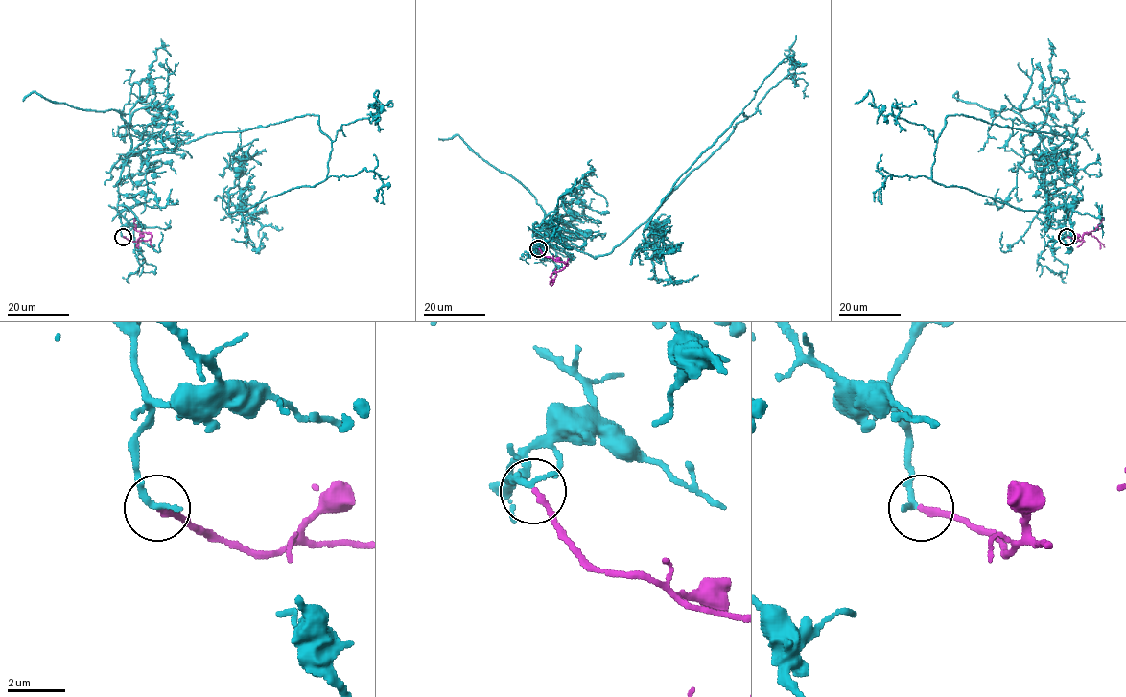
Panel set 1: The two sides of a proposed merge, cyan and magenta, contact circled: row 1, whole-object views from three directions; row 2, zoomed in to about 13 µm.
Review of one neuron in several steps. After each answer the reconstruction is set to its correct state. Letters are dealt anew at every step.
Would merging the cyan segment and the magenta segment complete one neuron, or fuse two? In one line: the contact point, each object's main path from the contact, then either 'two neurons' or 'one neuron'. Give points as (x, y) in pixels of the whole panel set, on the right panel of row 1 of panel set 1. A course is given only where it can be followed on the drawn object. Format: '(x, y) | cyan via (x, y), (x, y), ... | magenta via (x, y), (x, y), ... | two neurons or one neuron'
(1067, 237) | cyan via (1067, 236), (1041, 174), (1075, 144), (949, 115), (931, 178), (1046, 212), (1073, 185), (1070, 248), (1061, 240) | magenta via (1067, 236), (1081, 240), (1103, 218) | one neuron

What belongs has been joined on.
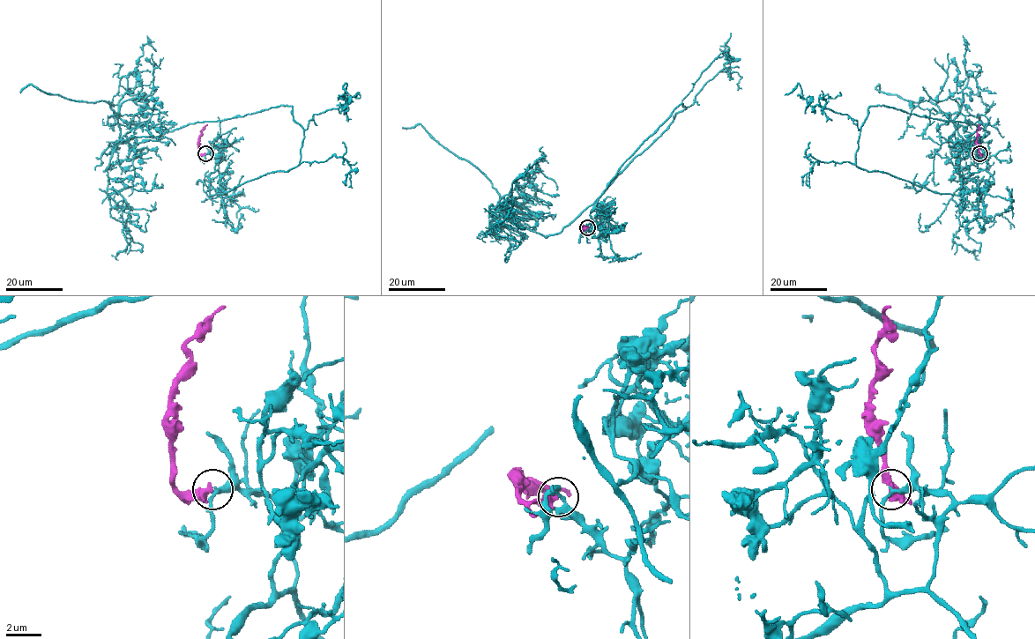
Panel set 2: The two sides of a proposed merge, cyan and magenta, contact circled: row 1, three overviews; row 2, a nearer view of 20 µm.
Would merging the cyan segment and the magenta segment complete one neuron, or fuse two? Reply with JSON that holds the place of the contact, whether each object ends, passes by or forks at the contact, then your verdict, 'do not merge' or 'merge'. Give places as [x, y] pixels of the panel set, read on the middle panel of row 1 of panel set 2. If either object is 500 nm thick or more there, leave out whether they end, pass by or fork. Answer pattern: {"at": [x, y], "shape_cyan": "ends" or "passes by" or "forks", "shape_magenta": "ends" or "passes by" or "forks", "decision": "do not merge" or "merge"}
{"at": [587, 227], "shape_cyan": "passes by", "shape_magenta": "ends", "decision": "do not merge"}

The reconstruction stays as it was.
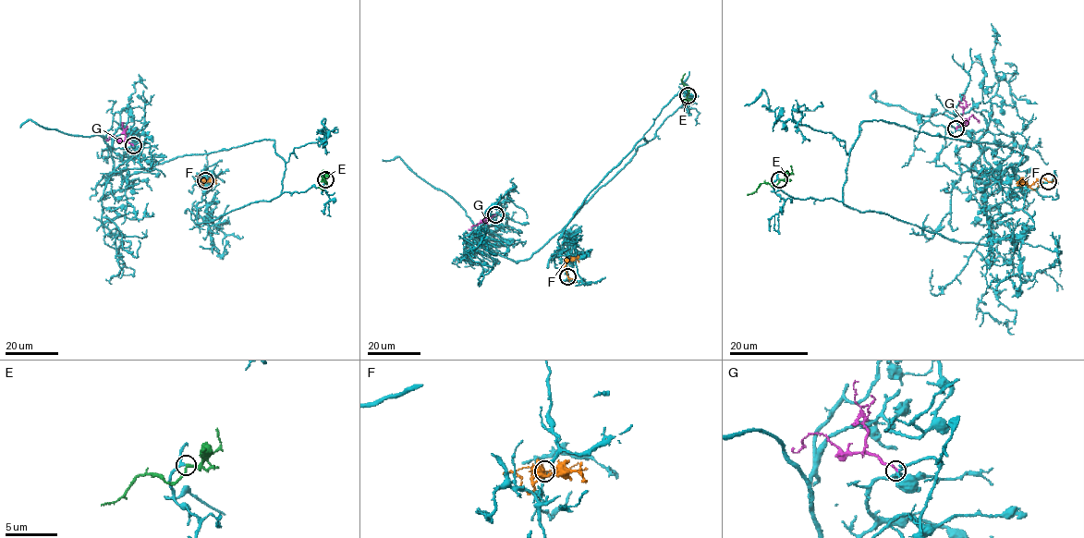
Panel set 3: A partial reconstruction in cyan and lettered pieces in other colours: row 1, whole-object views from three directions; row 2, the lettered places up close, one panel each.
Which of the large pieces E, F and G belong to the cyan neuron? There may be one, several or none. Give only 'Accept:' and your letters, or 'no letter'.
Accept: E

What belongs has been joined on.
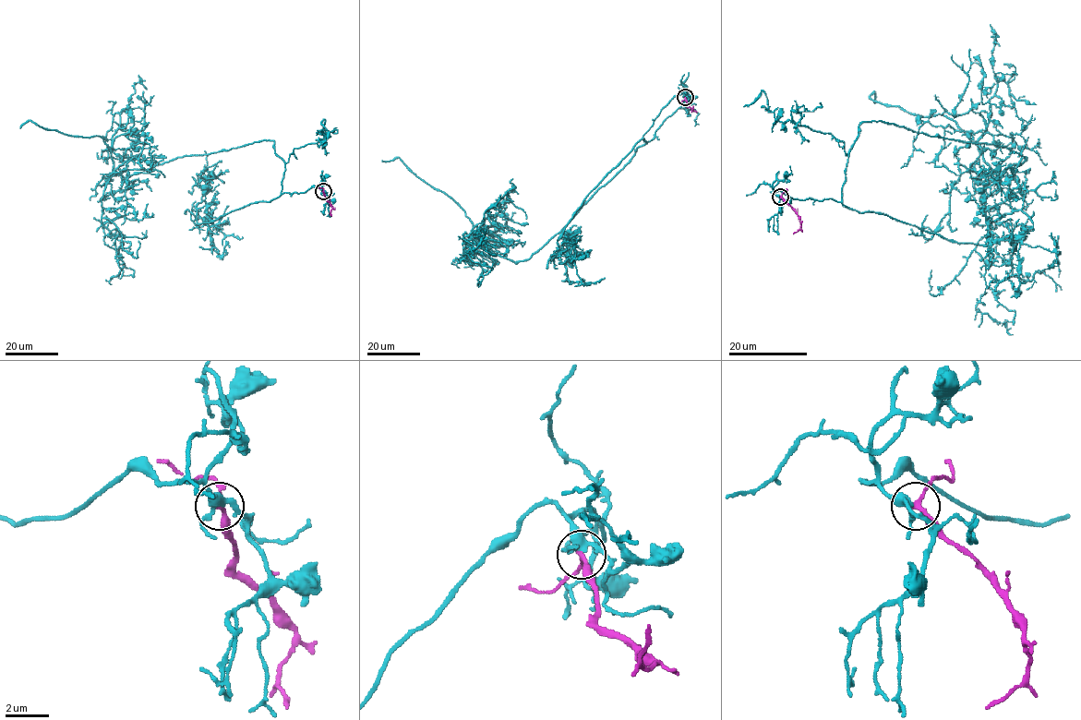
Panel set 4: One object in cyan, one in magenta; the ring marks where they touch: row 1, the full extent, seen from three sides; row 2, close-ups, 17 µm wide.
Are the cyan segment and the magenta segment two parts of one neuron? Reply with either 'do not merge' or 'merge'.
merge

